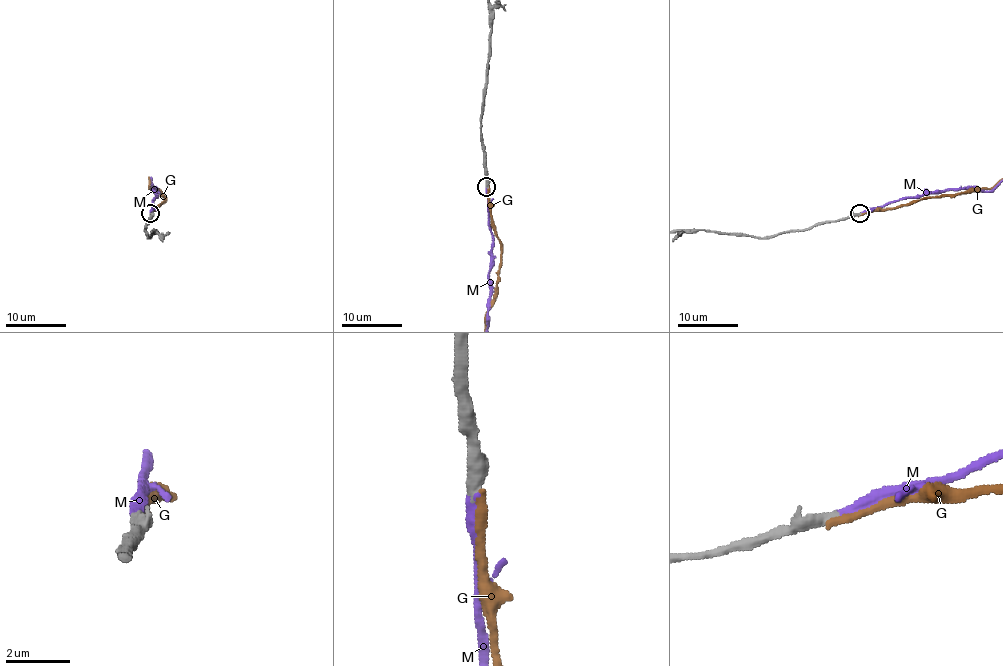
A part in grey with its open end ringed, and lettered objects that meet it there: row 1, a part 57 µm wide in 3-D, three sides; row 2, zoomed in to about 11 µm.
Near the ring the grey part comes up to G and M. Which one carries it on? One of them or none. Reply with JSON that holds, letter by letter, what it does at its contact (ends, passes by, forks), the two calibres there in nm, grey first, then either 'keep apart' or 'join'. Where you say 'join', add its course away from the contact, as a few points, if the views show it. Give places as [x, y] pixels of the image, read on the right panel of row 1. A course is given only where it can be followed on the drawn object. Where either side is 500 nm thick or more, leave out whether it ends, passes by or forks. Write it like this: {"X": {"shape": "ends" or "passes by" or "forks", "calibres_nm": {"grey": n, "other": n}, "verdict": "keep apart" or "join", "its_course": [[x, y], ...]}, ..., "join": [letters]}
{"G": {"shape": "ends", "calibres_nm": {"grey": 440, "other": 280}, "verdict": "keep apart"}, "M": {"shape": "ends", "calibres_nm": {"grey": 440, "other": 300}, "verdict": "join"}, "join": ["M"]}

